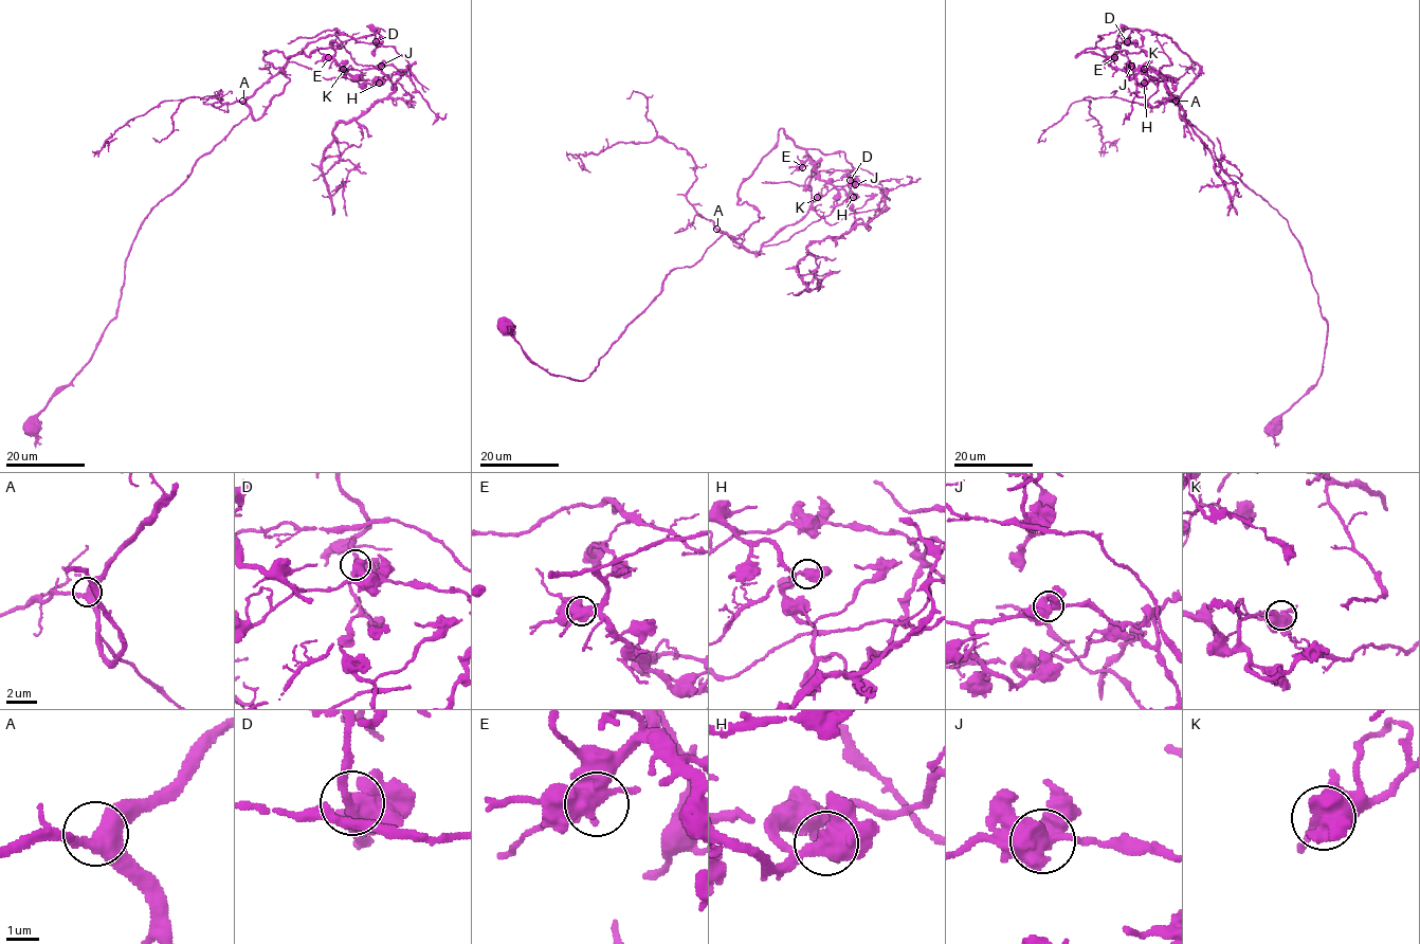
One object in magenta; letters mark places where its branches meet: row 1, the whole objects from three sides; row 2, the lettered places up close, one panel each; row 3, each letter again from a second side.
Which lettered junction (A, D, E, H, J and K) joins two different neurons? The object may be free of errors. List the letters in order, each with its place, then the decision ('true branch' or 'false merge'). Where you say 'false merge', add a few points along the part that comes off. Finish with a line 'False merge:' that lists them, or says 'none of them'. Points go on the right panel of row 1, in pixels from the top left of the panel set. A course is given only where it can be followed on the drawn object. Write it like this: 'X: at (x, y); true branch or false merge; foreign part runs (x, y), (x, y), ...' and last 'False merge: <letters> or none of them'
A: at (1176, 101); true branch
D: at (1127, 41); true branch
E: at (1114, 57); true branch
H: at (1144, 83); true branch
J: at (1131, 66); false merge; foreign part runs (1131, 66), (1165, 79), (1170, 96), (1200, 141), (1214, 159), (1221, 156), (1231, 183), (1199, 192)
K: at (1144, 69); true branch
False merge: J

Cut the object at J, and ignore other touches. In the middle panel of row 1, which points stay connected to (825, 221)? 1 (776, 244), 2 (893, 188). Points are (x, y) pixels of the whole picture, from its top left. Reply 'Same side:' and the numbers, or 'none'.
Same side: 1

